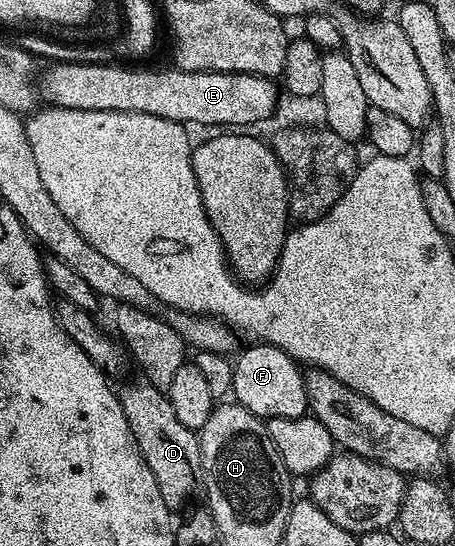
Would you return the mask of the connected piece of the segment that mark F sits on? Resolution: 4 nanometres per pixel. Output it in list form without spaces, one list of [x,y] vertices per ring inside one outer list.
[[[253,342],[242,351],[235,356],[232,364],[232,395],[235,402],[265,421],[274,417],[302,417],[309,414],[305,372],[297,360],[269,343]]]

